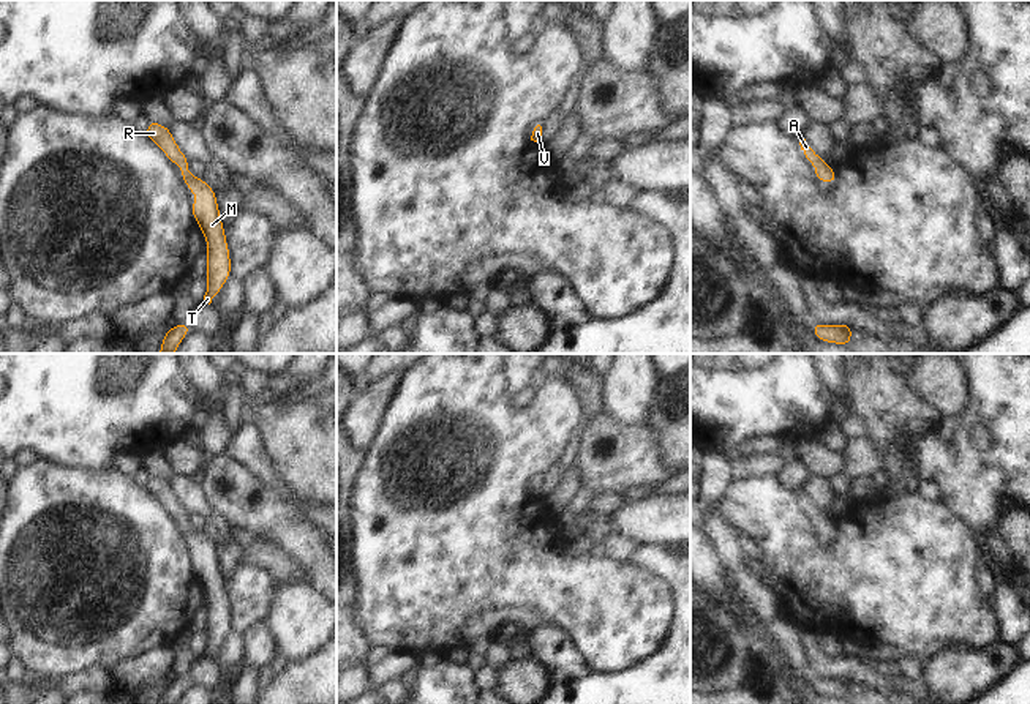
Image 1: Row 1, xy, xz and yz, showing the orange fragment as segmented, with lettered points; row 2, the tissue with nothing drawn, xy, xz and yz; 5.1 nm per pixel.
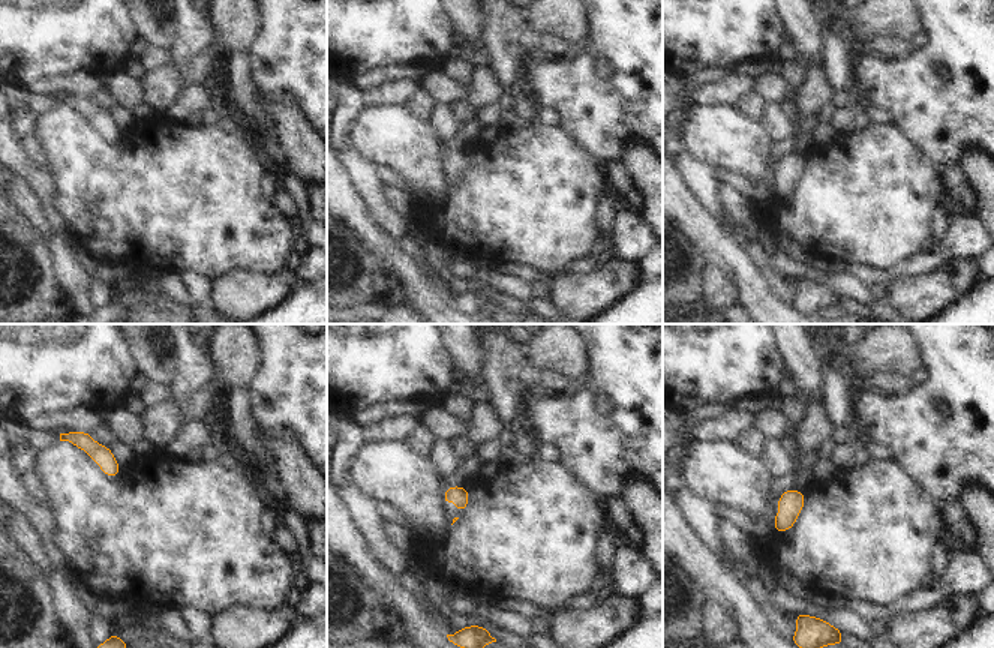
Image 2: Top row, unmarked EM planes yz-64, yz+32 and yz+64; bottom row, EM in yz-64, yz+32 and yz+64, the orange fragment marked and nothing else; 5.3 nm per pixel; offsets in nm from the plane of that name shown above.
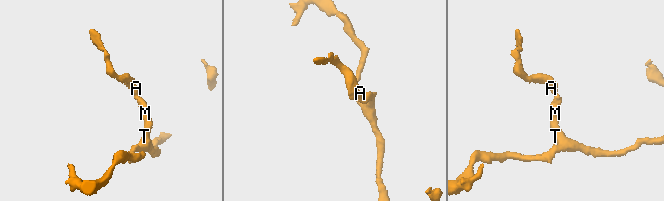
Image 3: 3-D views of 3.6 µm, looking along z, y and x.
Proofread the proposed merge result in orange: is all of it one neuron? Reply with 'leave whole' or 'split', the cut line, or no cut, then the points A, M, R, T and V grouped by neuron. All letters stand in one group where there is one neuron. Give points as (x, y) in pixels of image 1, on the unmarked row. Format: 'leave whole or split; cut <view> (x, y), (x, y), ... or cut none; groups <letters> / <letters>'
leave whole; cut none; groups A M R T V

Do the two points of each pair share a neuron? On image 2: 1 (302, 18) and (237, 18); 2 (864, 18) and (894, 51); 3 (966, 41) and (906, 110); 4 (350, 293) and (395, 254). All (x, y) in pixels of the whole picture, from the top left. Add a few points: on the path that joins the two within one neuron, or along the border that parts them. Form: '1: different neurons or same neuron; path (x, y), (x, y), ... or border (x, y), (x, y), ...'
1: different neurons; border (261, 15), (261, 30), (246, 50)
2: different neurons; border (850, 26), (858, 36), (909, 41)
3: same neuron; path (945, 48), (916, 77), (913, 89)
4: different neurons; border (354, 236), (377, 263)

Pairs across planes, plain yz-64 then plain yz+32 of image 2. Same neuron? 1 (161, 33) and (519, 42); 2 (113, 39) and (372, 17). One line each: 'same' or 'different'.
1: same
2: same

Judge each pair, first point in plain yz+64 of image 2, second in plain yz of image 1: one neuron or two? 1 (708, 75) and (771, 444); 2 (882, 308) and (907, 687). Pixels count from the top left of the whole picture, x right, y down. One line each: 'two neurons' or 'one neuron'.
1: one neuron
2: one neuron

